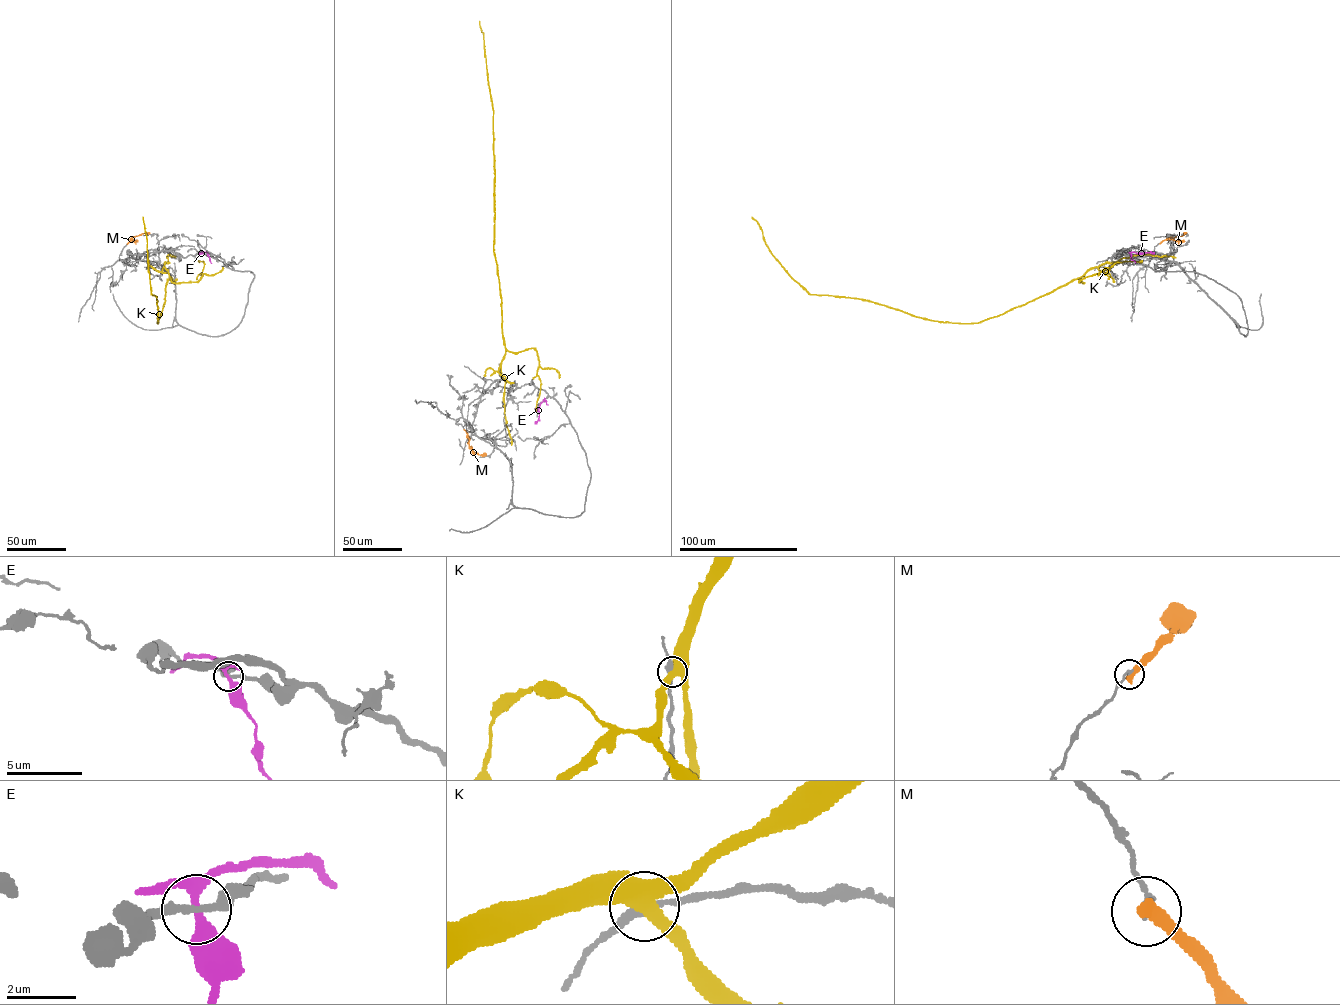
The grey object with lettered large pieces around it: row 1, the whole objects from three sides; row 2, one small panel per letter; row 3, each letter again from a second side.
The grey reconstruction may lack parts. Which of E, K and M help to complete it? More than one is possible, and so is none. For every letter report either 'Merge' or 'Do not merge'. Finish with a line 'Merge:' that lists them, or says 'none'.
E: Do not merge
K: Do not merge
M: Do not merge
Merge: none

